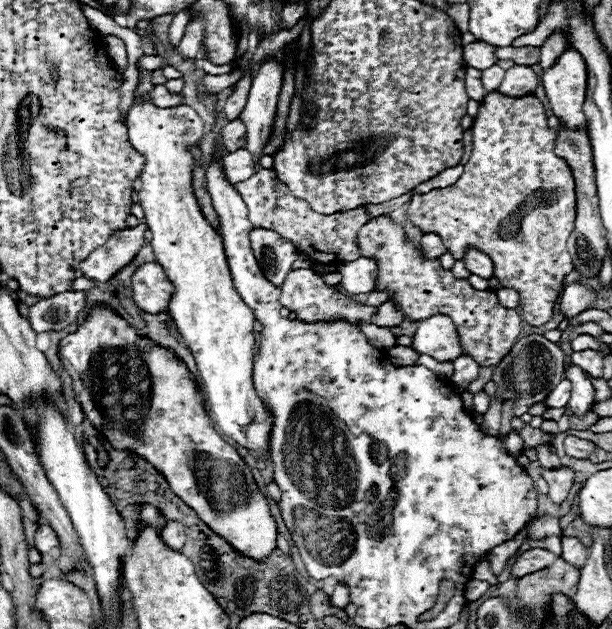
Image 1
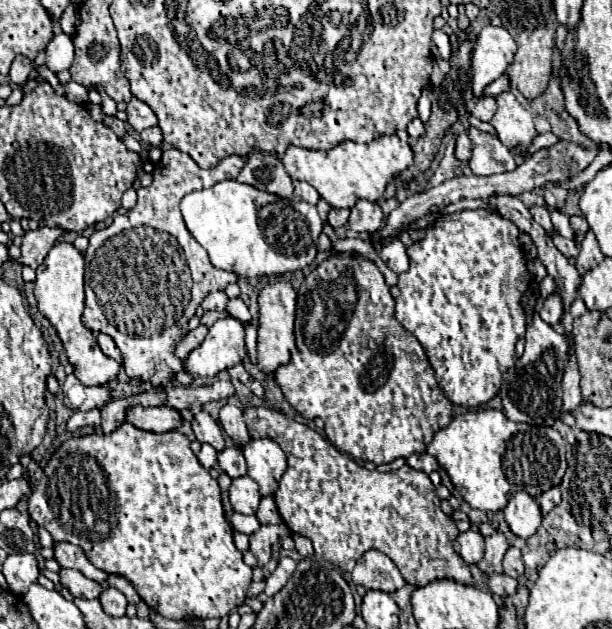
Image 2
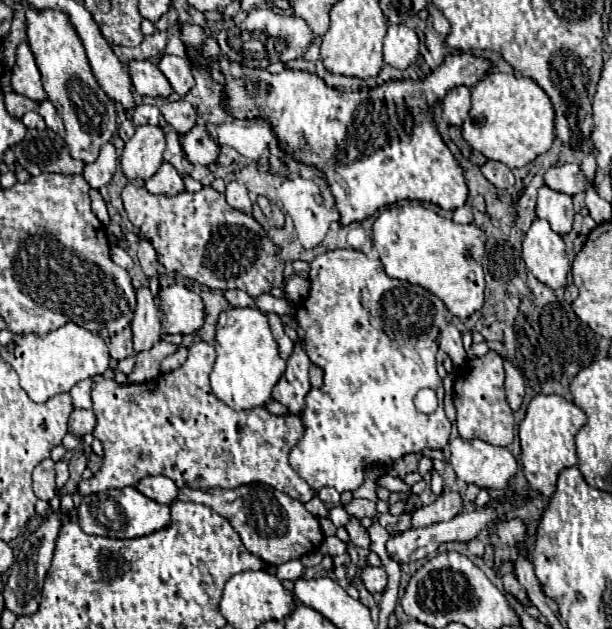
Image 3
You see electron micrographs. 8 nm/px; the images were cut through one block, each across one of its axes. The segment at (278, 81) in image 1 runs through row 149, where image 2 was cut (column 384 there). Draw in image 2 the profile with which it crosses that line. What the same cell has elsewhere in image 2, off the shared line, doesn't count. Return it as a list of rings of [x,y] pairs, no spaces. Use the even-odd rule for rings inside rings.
[[[396,238],[392,240],[390,244],[386,244],[382,250],[380,250],[380,258],[384,260],[384,264],[396,272],[396,274],[402,274],[408,270],[408,254],[406,254],[406,248],[404,244]]]

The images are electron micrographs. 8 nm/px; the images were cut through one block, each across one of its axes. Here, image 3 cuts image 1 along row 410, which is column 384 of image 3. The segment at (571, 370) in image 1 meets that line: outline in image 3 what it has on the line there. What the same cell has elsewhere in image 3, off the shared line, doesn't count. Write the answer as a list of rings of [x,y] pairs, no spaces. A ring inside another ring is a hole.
[[[366,566],[366,568],[362,570],[360,578],[362,578],[364,588],[366,588],[370,594],[384,592],[384,588],[386,588],[386,580],[388,580],[384,568],[378,568],[378,566]]]

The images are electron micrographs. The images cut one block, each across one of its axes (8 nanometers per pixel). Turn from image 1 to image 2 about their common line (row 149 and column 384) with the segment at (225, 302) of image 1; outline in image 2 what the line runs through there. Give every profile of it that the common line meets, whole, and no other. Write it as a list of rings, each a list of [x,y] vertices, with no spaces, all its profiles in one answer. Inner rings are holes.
[[[380,136],[370,144],[342,142],[330,150],[306,150],[288,146],[282,160],[292,180],[304,180],[312,184],[322,200],[326,200],[332,208],[352,208],[360,198],[370,202],[382,198],[386,184],[412,164],[412,148],[398,136]]]

